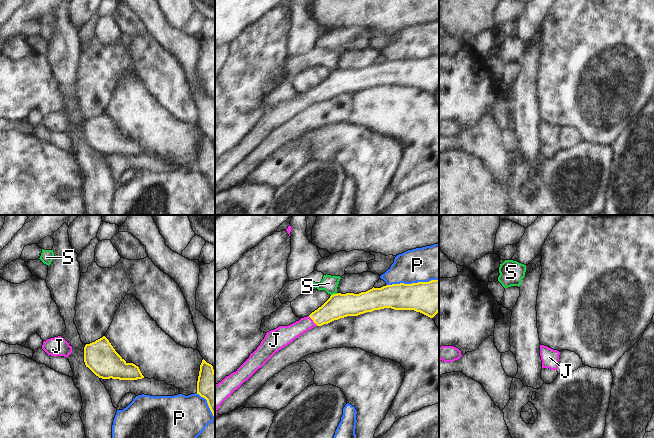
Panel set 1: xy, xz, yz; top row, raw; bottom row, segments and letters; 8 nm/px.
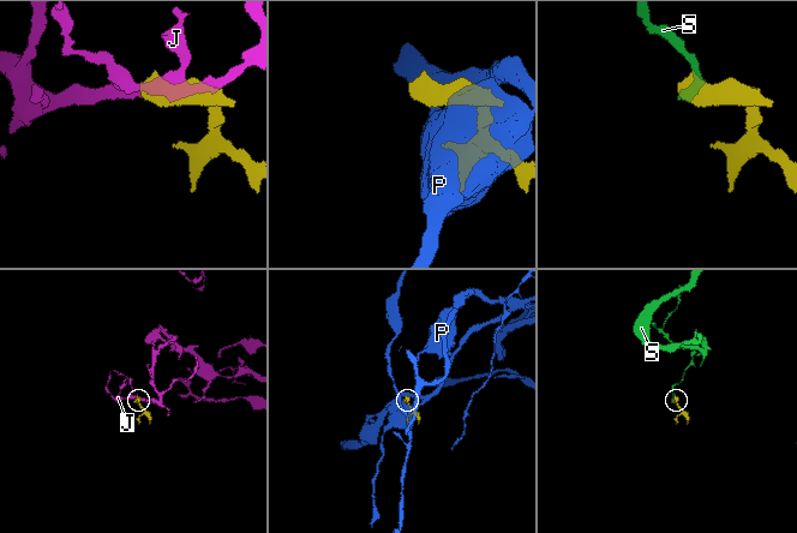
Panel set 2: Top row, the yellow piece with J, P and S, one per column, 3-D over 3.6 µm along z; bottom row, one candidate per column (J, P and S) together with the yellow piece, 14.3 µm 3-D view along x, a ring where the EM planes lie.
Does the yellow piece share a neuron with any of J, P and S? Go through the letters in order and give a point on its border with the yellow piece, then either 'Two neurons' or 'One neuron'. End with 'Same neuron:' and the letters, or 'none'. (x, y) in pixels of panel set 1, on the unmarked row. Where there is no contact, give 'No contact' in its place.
J: Touches yellow at xz (313, 97). One neuron
P: Touches yellow at xz (412, 59). Two neurons
S: Touches yellow at xz (334, 70). Two neurons
Same neuron: J.

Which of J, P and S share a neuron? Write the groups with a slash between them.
J / P / S

